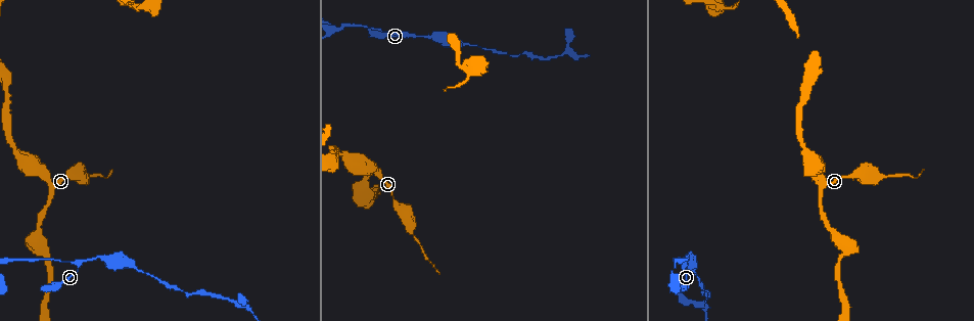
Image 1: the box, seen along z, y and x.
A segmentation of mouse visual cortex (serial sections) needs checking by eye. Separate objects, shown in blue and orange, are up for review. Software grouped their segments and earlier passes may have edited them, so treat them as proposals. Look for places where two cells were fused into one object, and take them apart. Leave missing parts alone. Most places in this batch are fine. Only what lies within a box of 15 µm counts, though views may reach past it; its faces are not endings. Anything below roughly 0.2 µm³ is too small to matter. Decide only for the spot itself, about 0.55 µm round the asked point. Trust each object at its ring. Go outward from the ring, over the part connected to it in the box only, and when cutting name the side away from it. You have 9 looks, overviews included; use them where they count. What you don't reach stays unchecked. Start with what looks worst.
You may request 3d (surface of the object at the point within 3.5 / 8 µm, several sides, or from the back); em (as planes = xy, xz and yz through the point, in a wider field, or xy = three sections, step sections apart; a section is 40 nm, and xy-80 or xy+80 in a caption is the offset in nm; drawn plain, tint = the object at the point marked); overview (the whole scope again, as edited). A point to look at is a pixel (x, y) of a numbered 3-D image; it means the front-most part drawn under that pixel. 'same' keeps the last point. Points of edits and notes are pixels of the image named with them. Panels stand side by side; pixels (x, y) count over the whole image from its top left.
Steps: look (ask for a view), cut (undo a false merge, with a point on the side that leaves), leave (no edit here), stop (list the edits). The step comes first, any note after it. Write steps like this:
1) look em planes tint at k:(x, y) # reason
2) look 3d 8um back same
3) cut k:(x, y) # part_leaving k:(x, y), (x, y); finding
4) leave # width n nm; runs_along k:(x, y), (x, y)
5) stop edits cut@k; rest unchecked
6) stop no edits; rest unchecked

look em xy step 3 tint at 1:(95, 257) # a narrow waist

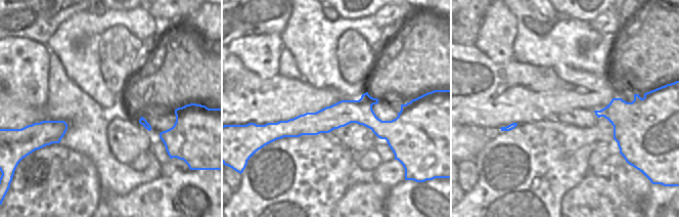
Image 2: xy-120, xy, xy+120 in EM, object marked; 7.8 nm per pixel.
look 3d 3.5um same # wider look

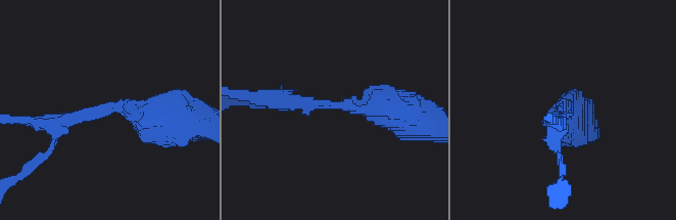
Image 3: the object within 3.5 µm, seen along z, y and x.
leave # width 190 nm; runs_along 2:(404, 118), (396, 126), (335, 116), (271, 127); continuous, no second cell

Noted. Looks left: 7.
look 3d 3.5um at 1:(704, 304) # sharp bend

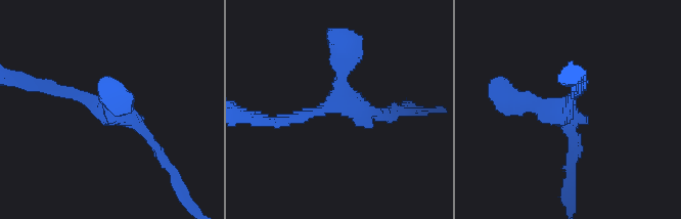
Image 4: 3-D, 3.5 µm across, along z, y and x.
look em xy step 3 tint at 4:(341, 102)

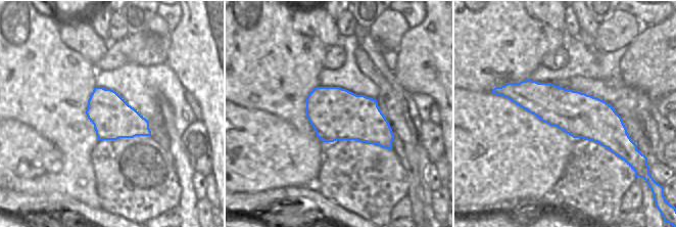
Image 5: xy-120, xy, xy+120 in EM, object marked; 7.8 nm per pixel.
leave # all the same cell

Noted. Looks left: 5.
look 3d 3.5um at 1:(45, 252) # sudden change in width

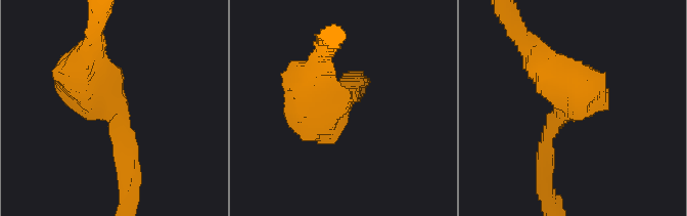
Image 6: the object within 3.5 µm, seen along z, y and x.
look em xy step 3 tint at 6:(568, 108) # arm_widths 250, 600 nm

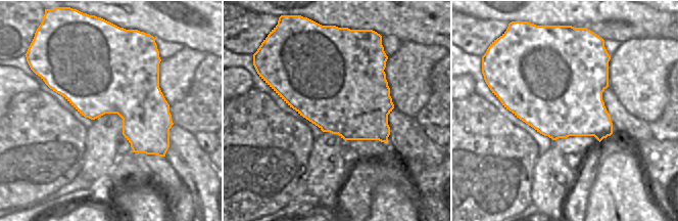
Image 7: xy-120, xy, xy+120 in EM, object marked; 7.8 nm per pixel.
leave # runs_along 6:(83, 59), (127, 166); all the same cell

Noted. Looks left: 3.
look 3d 3.5um at 1:(46, 174) # sudden change in width

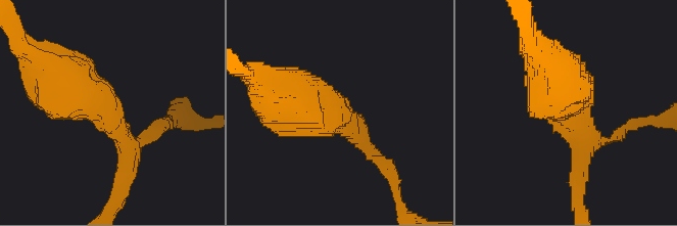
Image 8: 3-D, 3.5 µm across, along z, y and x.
look em planes tint at 8:(336, 111) # arm_widths 150, 700 nm; need the tissue

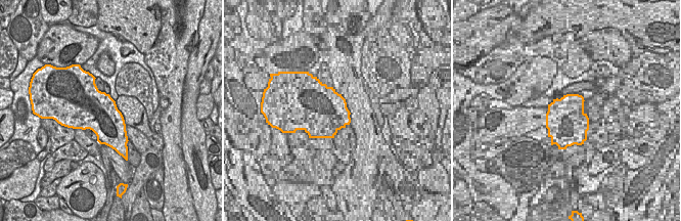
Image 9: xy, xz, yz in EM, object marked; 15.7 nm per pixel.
leave # runs_along 8:(146, 136), (127, 139), (52, 80); one cell here

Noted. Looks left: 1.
stop no edits; rest unchecked

